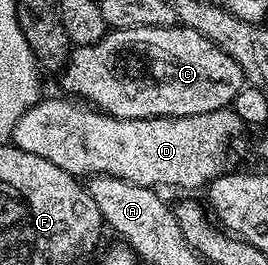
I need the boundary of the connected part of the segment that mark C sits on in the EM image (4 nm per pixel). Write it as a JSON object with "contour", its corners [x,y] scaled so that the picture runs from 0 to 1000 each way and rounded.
{"contour":[[[653,94],[642,102],[444,102],[399,113],[358,170],[276,177],[261,226],[224,272],[250,362],[317,381],[396,434],[451,449],[578,449],[582,442],[716,442],[854,408],[925,302],[896,245],[836,185],[806,174],[761,125]]]}

